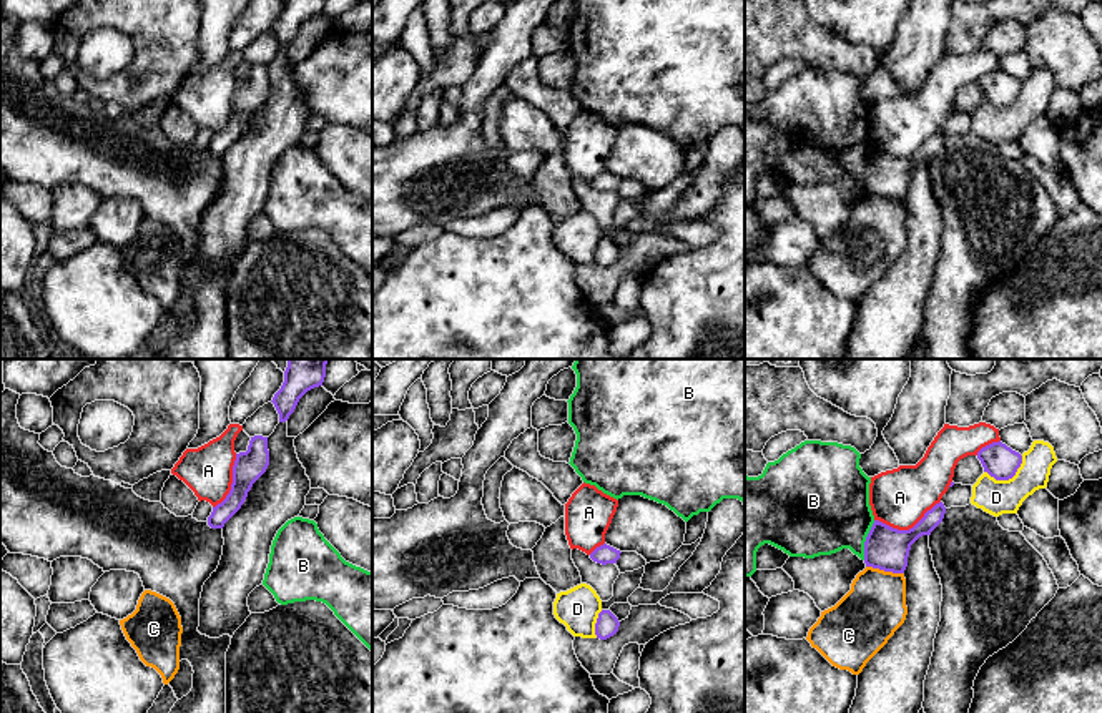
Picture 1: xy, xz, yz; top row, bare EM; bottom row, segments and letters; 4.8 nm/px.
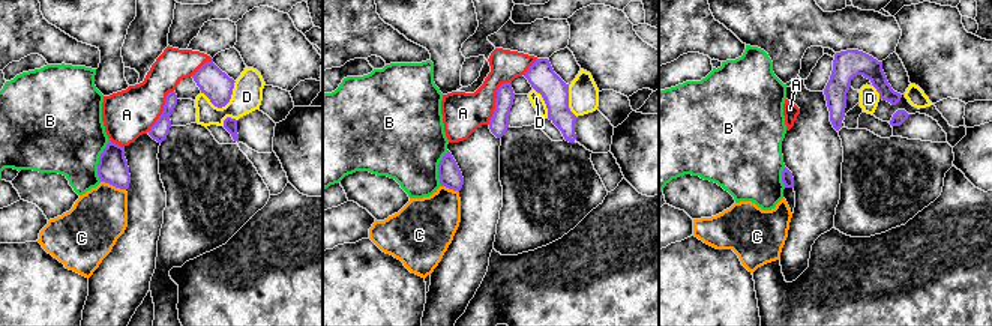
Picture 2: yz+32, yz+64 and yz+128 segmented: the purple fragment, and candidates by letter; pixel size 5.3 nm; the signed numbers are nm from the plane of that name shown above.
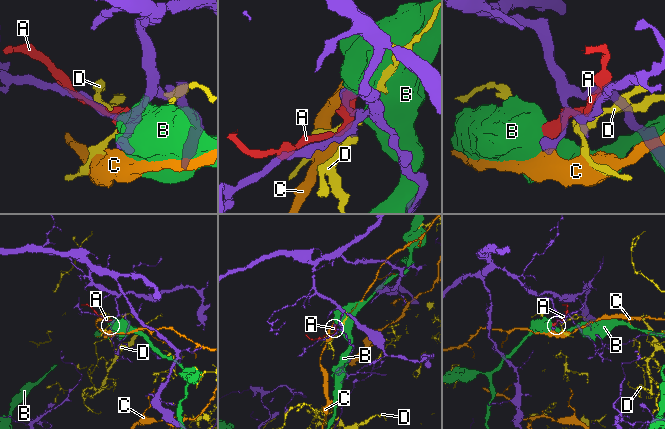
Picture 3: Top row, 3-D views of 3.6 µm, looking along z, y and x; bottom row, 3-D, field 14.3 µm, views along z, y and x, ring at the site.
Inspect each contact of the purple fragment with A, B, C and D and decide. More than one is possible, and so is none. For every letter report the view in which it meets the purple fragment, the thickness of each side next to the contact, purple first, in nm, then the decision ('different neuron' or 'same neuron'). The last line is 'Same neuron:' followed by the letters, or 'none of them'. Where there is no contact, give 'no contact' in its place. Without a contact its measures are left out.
A: meets purple in yz; 200 nm thick on the purple side, 280 nm on the other; same neuron
B: meets purple in yz; 200 nm thick on the purple side, 420 nm on the other; different neuron
C: meets purple in yz; 200 nm thick on the purple side, 300 nm on the other; different neuron
D: meets purple in yz; 160 nm thick on the purple side, 170 nm on the other; different neuron
Same neuron: A

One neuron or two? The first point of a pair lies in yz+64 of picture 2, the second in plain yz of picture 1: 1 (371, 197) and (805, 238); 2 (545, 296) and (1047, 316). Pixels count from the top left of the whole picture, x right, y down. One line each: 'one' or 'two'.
1: two
2: one

